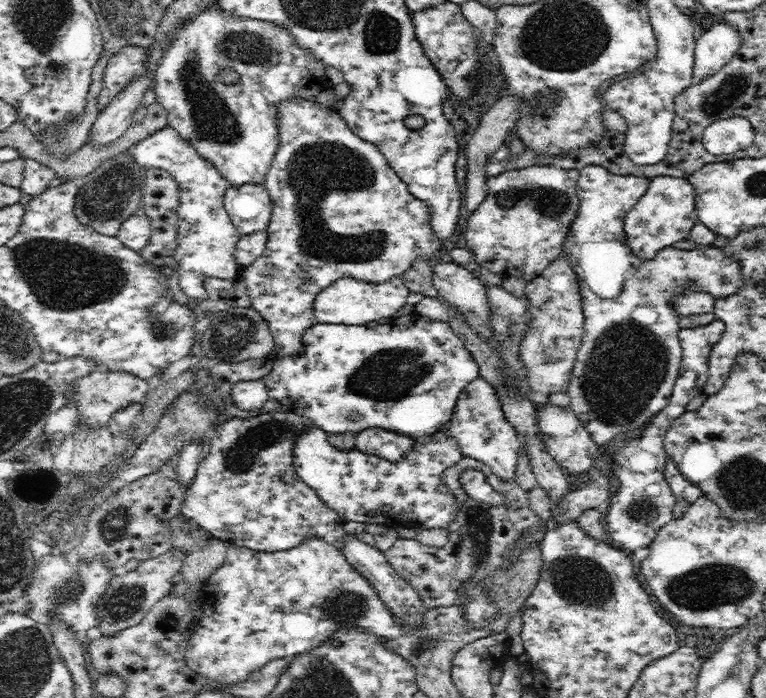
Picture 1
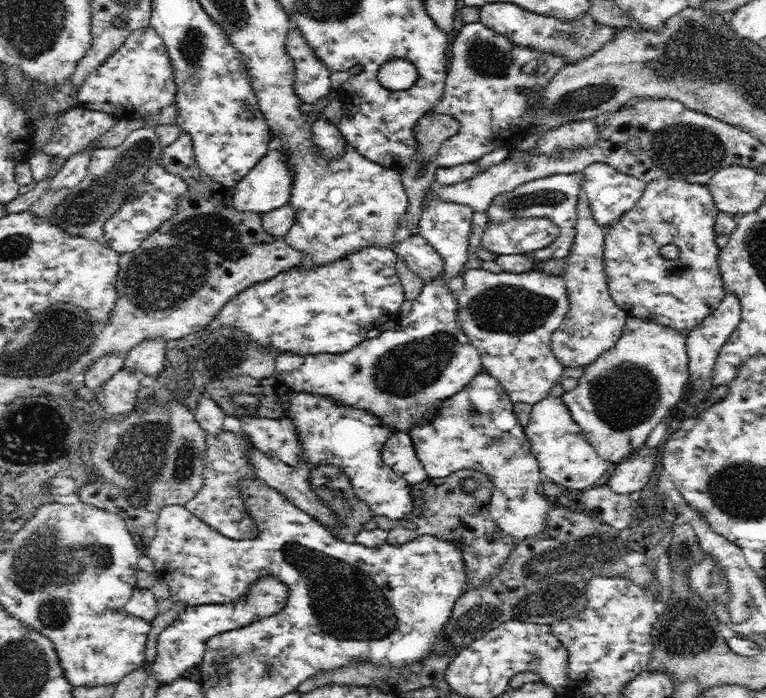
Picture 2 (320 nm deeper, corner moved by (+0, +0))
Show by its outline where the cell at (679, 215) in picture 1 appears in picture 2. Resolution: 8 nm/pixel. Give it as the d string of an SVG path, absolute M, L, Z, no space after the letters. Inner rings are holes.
M664 177L646 186L634 208L604 229L608 288L612 300L628 315L678 331L692 331L718 308L726 294L714 231L719 212L707 185ZM666 244L676 245L678 258L662 257Z

